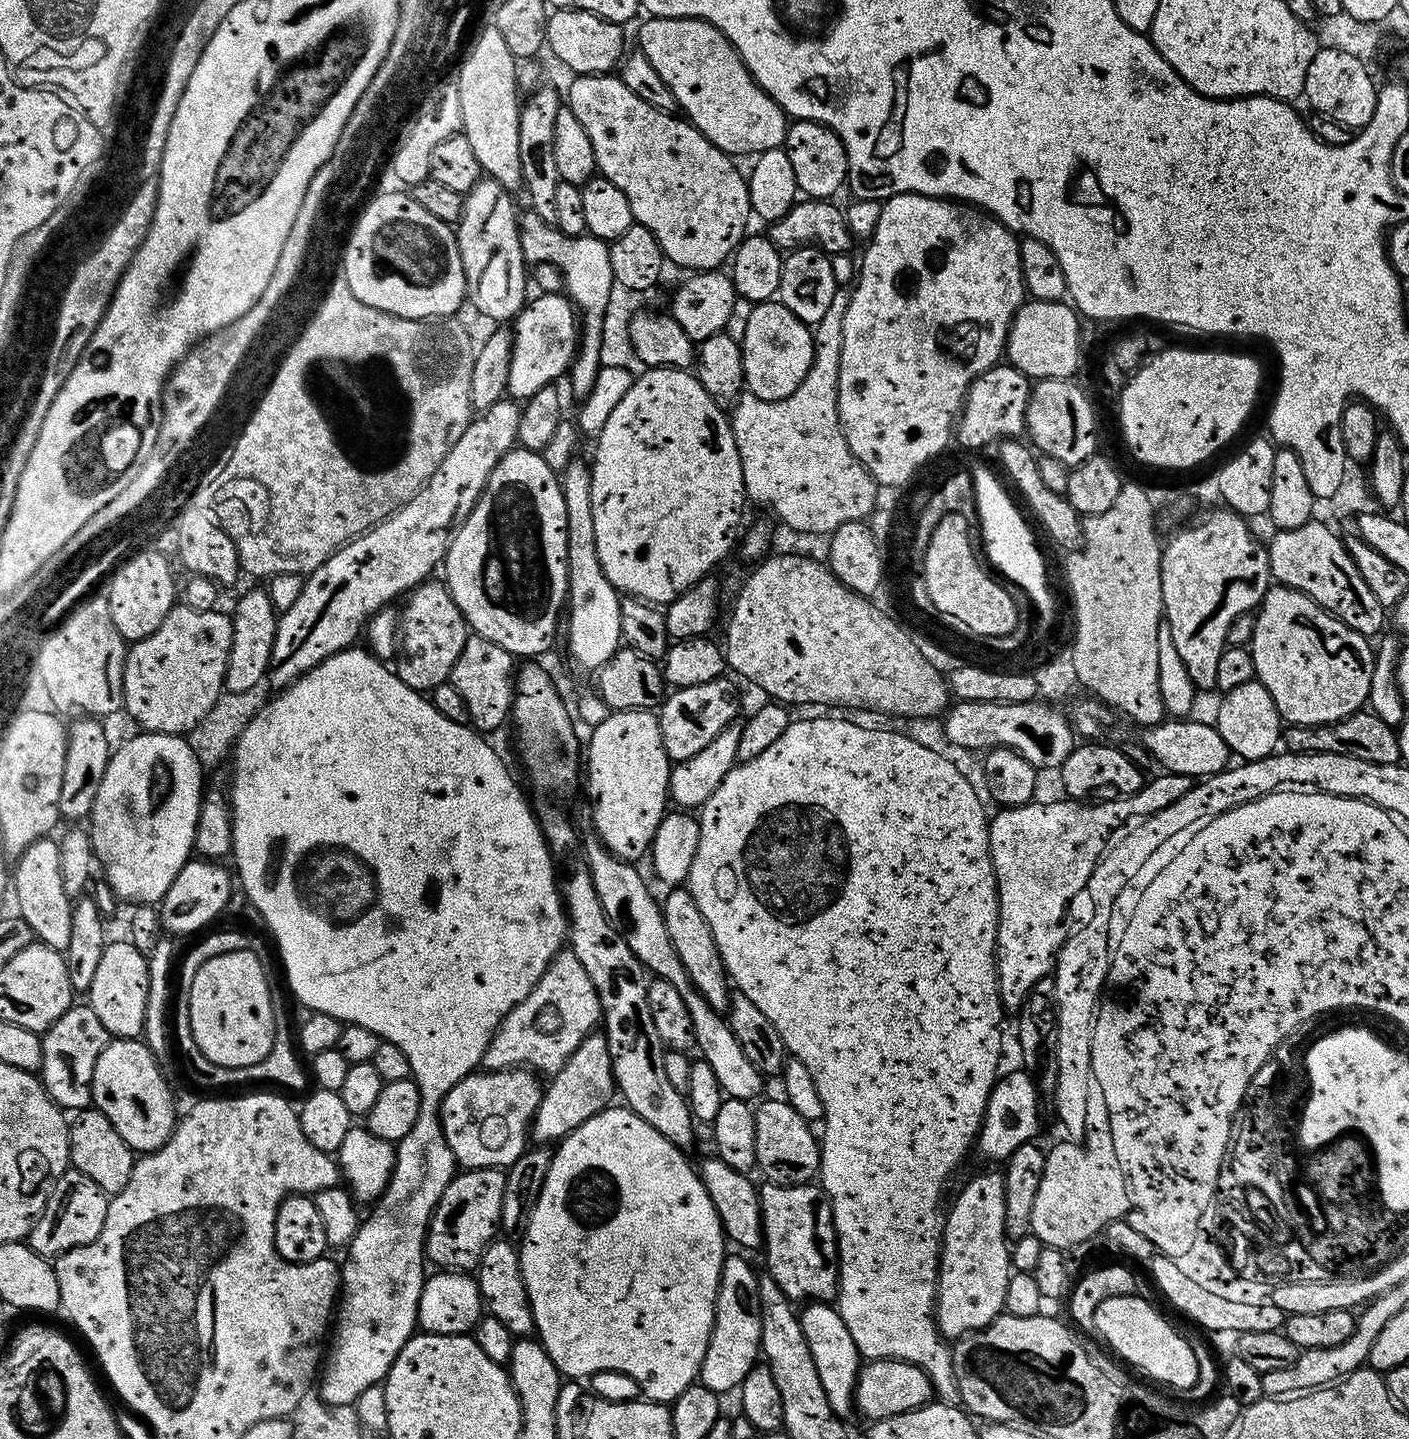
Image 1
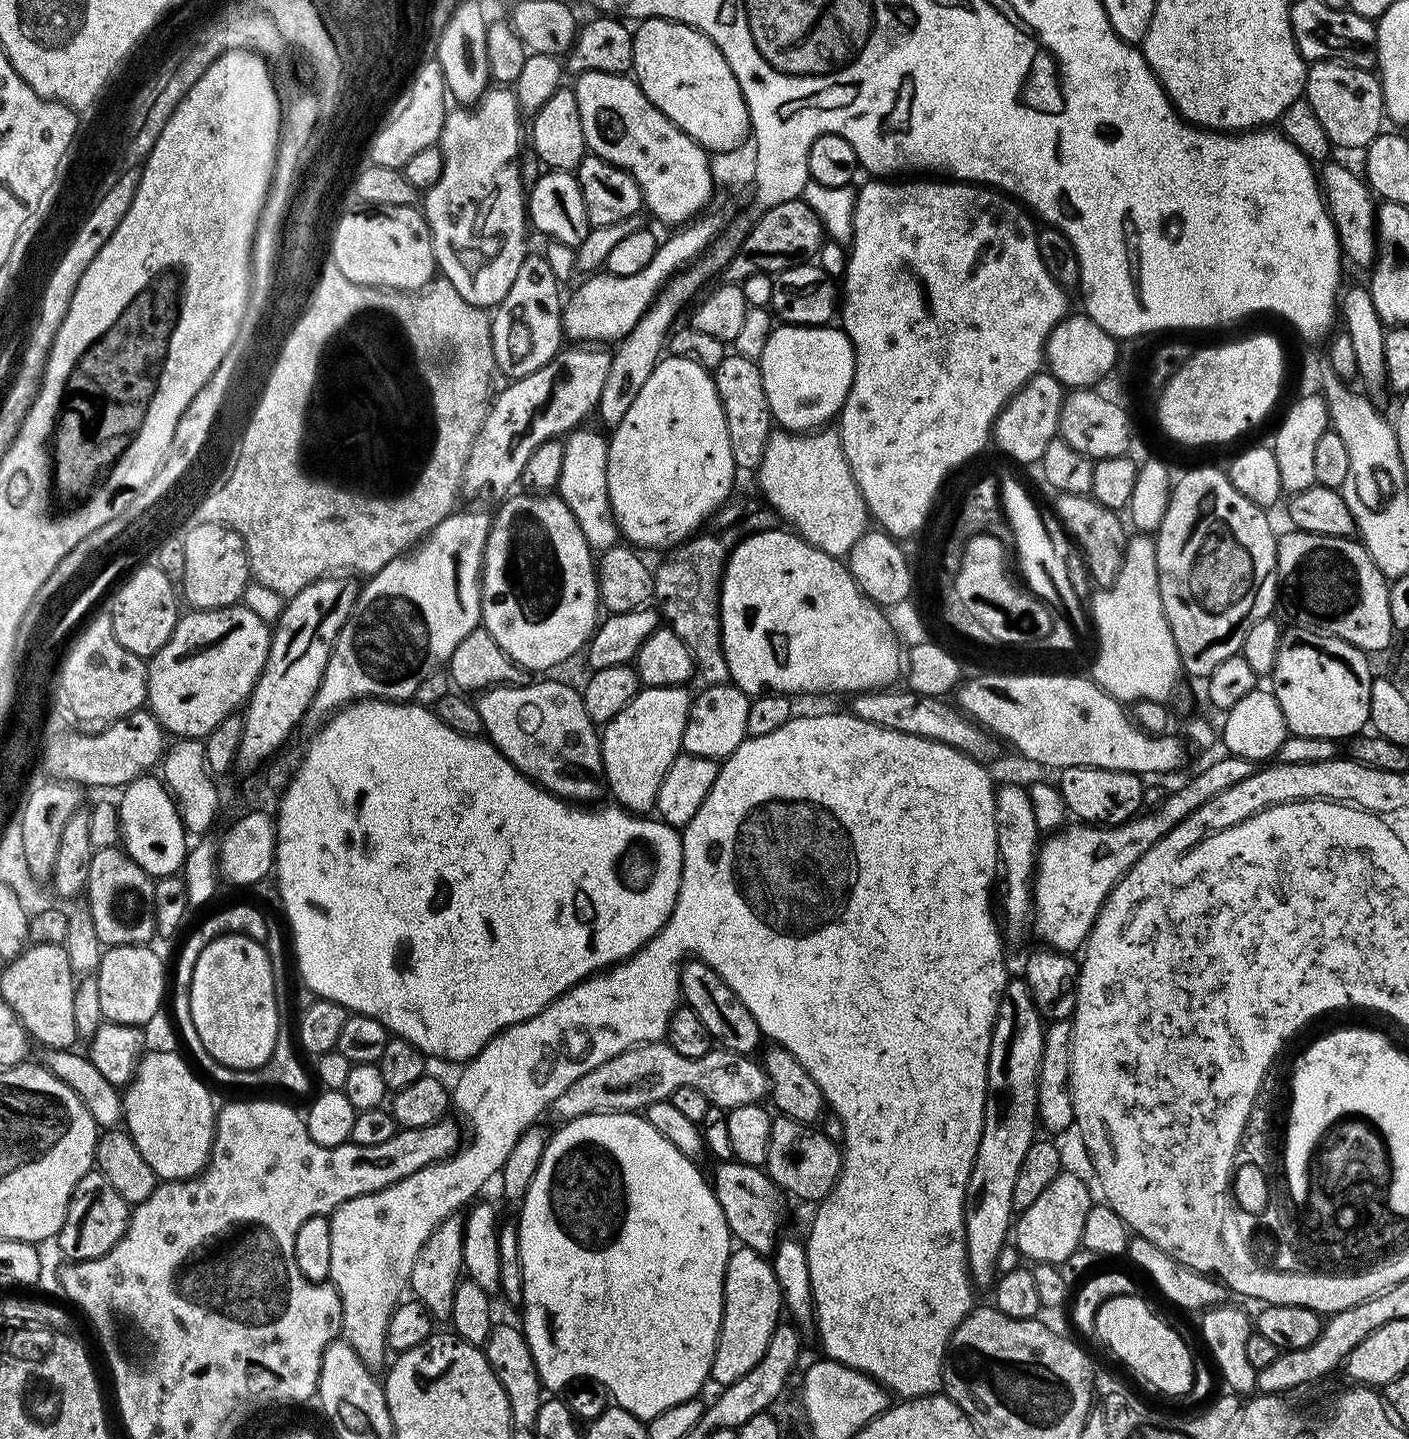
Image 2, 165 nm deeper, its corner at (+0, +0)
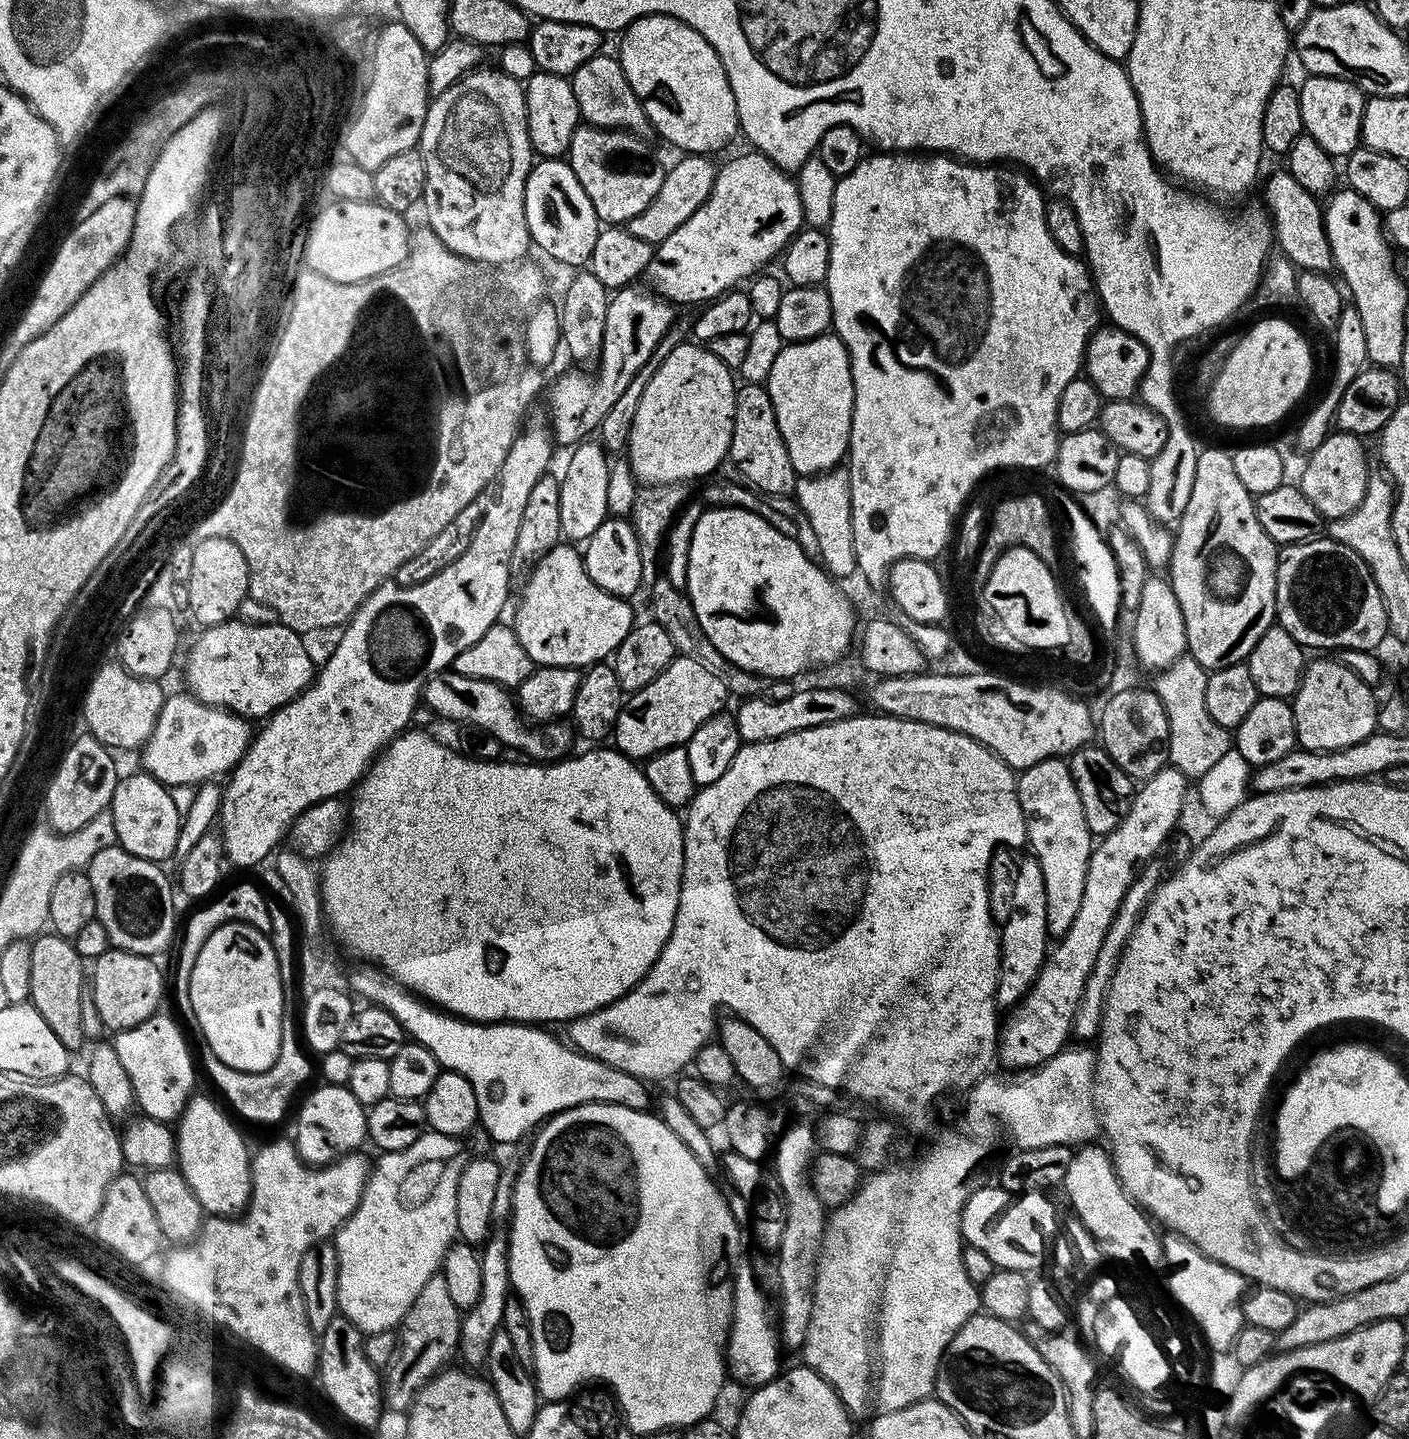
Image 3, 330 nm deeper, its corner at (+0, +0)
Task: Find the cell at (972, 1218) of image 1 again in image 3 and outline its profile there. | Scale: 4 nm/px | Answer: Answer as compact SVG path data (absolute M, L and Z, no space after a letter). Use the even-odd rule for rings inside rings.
M1167 766L1158 770L1149 780L1143 781L1135 789L1132 804L1127 814L1118 822L1114 830L1099 837L1095 841L1090 862L1086 870L1086 890L1082 890L1082 906L1078 909L1078 918L1074 918L1074 926L1059 941L1060 944L1051 949L1045 960L1034 986L1028 991L1019 1004L1007 1013L1008 1021L1003 1021L998 1032L998 1060L1004 1063L1008 1070L1031 1070L1045 1064L1059 1052L1065 1051L1070 1040L1074 1014L1078 1010L1078 1002L1082 998L1082 990L1086 986L1086 978L1090 970L1094 970L1094 962L1098 959L1098 950L1102 950L1102 942L1106 938L1106 930L1110 930L1110 922L1114 922L1114 914L1118 914L1118 906L1122 906L1122 898L1126 898L1126 890L1136 881L1140 869L1153 859L1152 856L1168 840L1171 832L1177 831L1179 815L1185 800L1189 799L1189 777L1181 768Z

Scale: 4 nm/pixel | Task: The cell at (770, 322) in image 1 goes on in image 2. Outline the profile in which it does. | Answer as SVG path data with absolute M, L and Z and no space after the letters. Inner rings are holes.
M781 323L773 327L770 338L766 338L766 346L762 349L758 363L762 386L766 390L766 402L770 402L772 419L781 429L803 434L823 429L839 417L840 409L850 394L856 359L848 335L839 327L832 327Z

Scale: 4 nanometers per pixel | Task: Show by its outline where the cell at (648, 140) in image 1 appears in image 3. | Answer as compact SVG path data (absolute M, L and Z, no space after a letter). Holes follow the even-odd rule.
M601 54L590 58L590 62L582 62L582 66L578 66L578 70L570 79L574 98L578 98L578 110L583 123L591 124L594 128L627 130L643 137L653 131L646 110L634 90L630 90L630 82L626 82L626 74L615 55Z

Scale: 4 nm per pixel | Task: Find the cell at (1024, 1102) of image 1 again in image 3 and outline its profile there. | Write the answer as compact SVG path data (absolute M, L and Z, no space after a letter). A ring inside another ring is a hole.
M1149 862L1140 869L1136 876L1136 881L1126 890L1126 898L1122 898L1122 906L1118 906L1118 914L1114 914L1114 922L1110 922L1110 930L1106 930L1106 938L1102 942L1102 950L1098 950L1098 959L1094 962L1094 970L1086 978L1086 986L1082 990L1082 998L1078 1002L1078 1010L1074 1014L1071 1035L1076 1036L1077 1041L1095 1041L1100 1035L1102 1026L1102 1014L1104 1013L1104 1003L1108 997L1108 987L1114 978L1114 970L1118 966L1120 956L1124 952L1126 942L1130 934L1134 934L1134 926L1140 921L1140 916L1144 913L1144 908L1148 900L1156 892L1161 880L1165 879L1166 872L1156 865L1156 862Z

